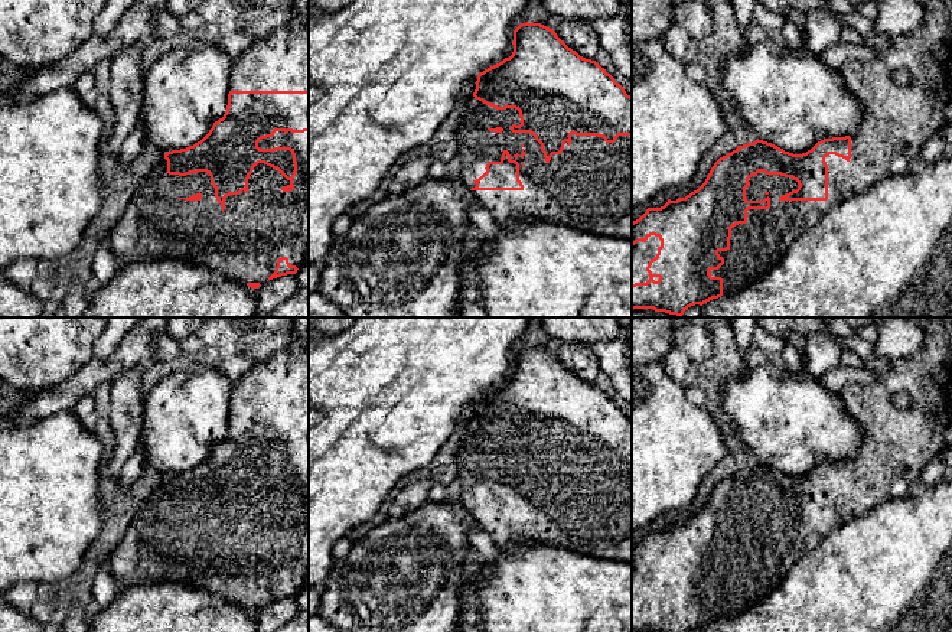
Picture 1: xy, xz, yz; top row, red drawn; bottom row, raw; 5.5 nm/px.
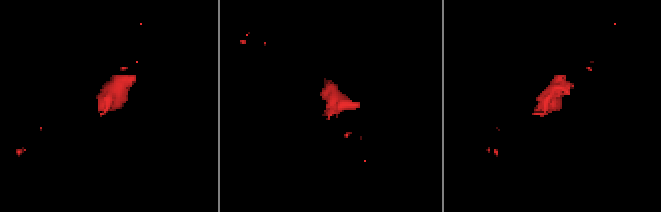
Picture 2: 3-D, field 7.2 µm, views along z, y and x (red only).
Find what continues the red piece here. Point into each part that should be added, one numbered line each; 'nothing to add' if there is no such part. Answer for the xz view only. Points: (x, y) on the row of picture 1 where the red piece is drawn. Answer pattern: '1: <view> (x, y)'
1: xz (592, 192)

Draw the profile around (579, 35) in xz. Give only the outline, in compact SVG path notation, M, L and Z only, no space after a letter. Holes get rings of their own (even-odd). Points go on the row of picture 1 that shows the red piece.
M558 19L554 32L580 56L591 61L596 59L596 55L600 51L600 43L590 22Z

